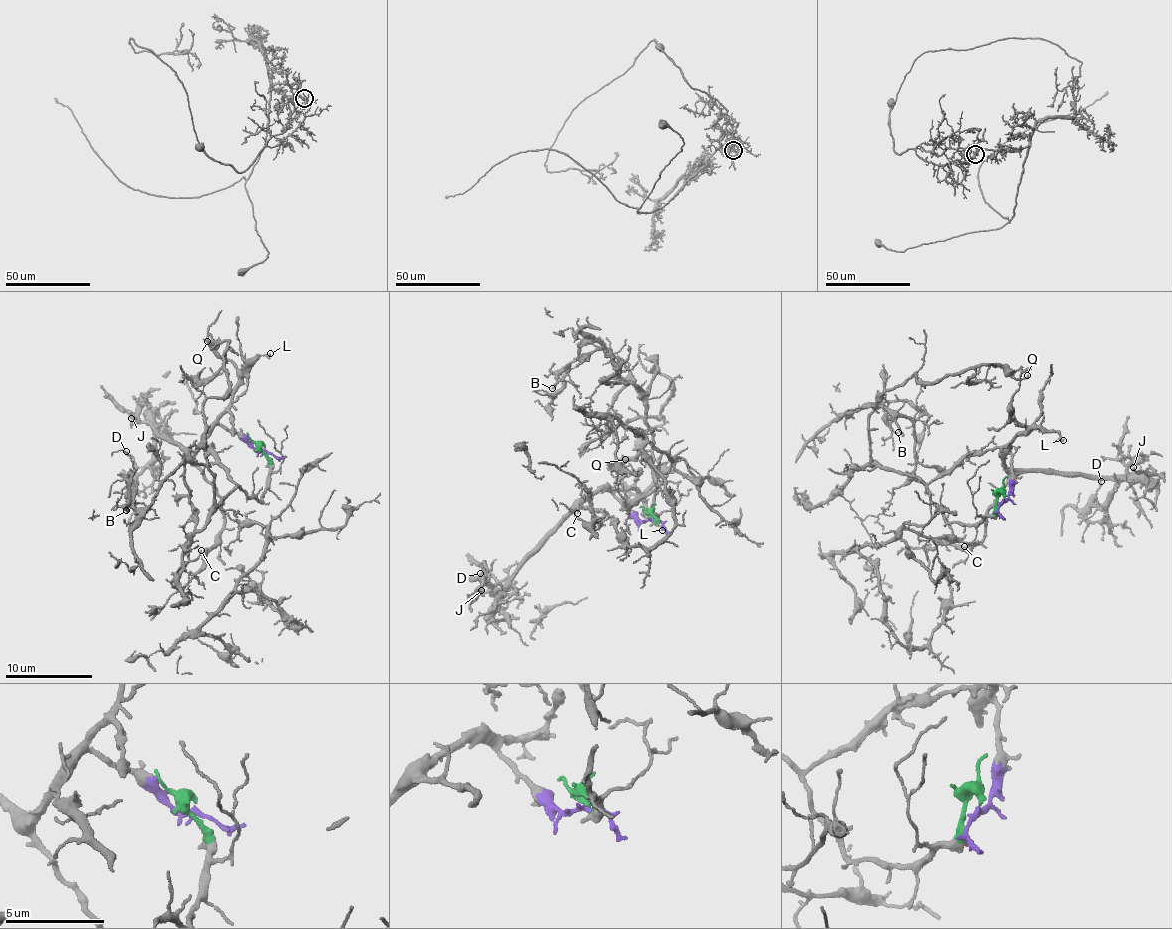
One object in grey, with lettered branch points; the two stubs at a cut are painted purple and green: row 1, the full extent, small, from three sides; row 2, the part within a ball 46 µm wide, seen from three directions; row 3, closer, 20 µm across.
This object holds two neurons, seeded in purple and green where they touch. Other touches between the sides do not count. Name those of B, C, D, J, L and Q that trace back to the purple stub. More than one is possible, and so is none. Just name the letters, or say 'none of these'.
C, D, J, L

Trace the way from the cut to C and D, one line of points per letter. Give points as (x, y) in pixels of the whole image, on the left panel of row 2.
C: (264, 448), (219, 425), (203, 440), (193, 460), (224, 521), (216, 543), (200, 549)
D: (264, 448), (248, 446), (222, 426), (194, 452), (157, 428), (143, 466), (125, 451)

